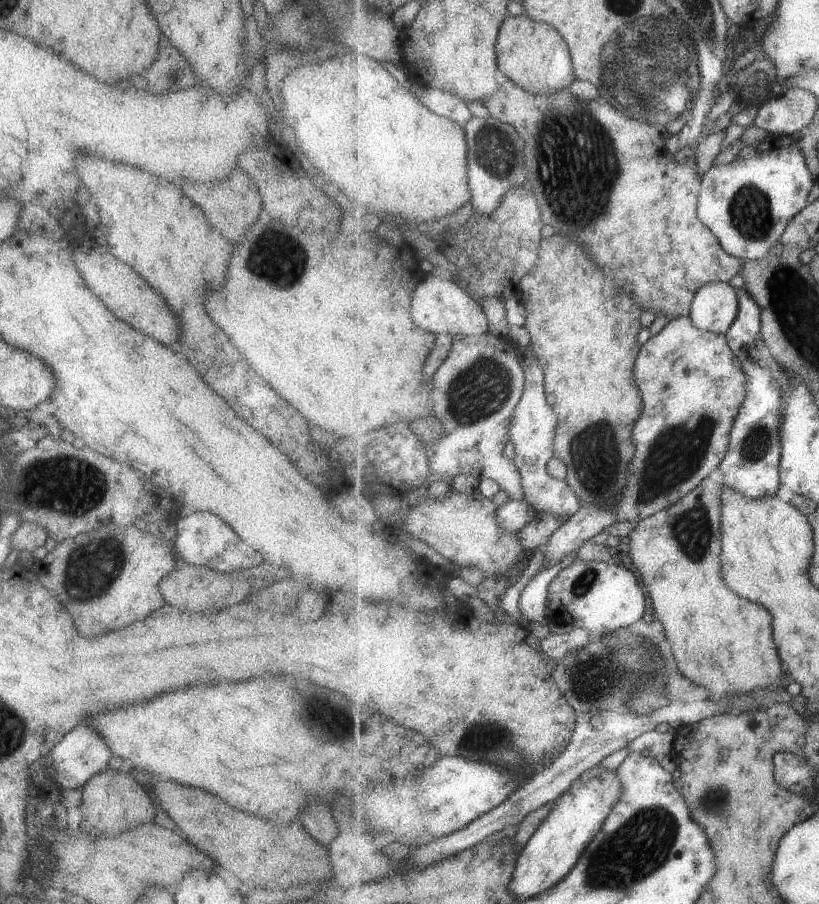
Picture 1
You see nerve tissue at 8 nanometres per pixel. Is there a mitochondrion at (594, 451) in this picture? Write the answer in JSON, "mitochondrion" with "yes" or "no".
{"mitochondrion":"yes"}

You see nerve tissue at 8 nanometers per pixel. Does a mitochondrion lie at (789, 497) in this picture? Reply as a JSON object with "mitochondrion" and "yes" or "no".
{"mitochondrion":"no"}

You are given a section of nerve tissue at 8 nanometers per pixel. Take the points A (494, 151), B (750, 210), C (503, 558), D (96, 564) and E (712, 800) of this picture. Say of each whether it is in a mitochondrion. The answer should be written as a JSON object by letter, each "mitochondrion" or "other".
{"A":"mitochondrion","B":"mitochondrion","C":"other","D":"mitochondrion","E":"mitochondrion"}

